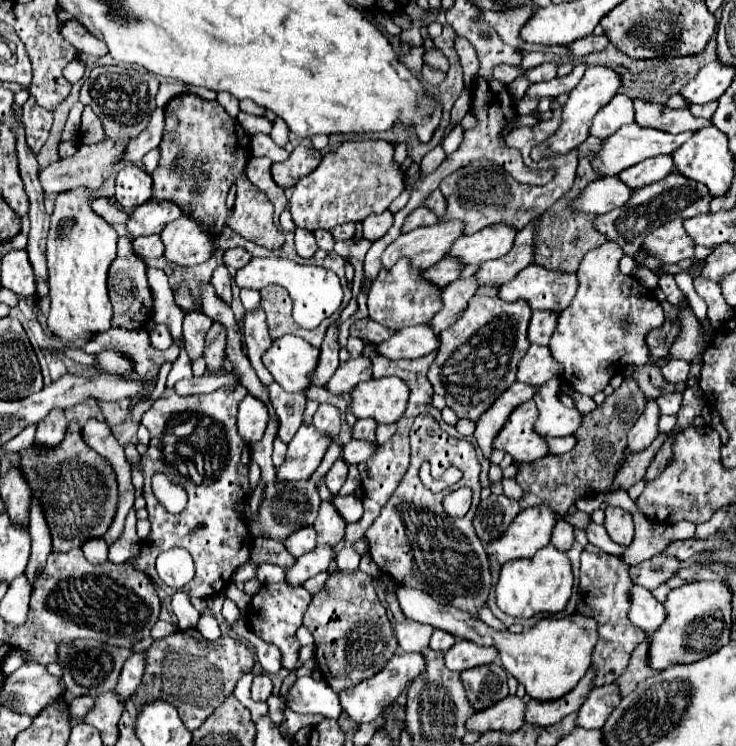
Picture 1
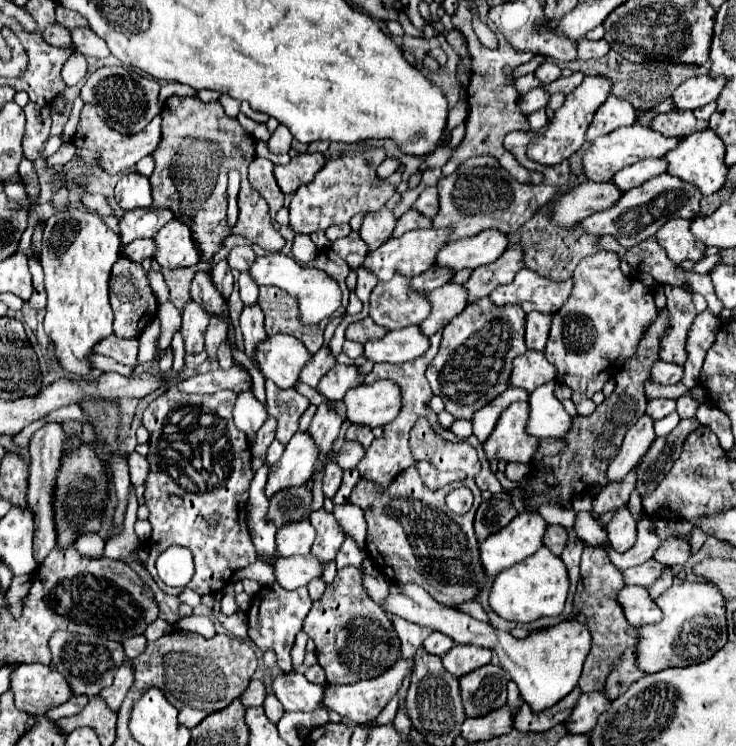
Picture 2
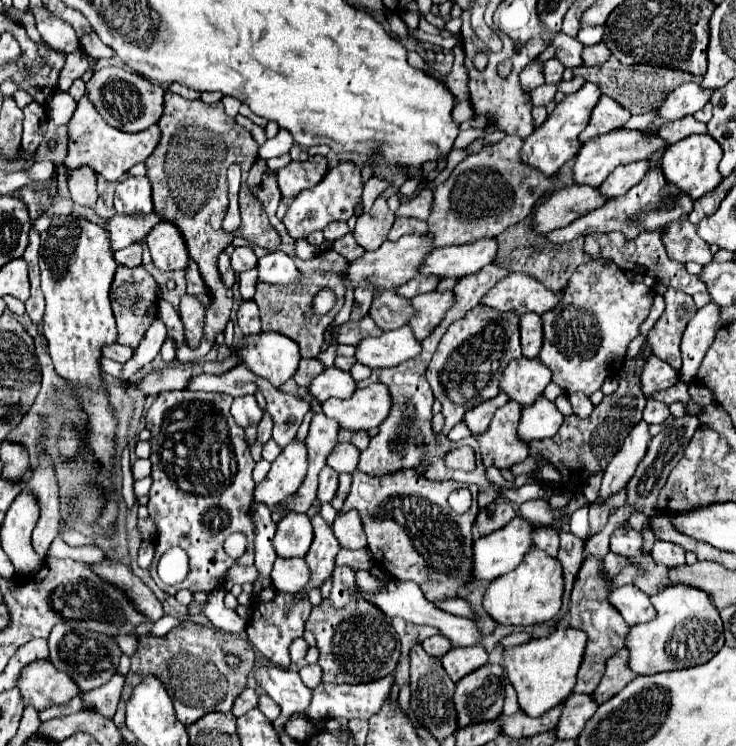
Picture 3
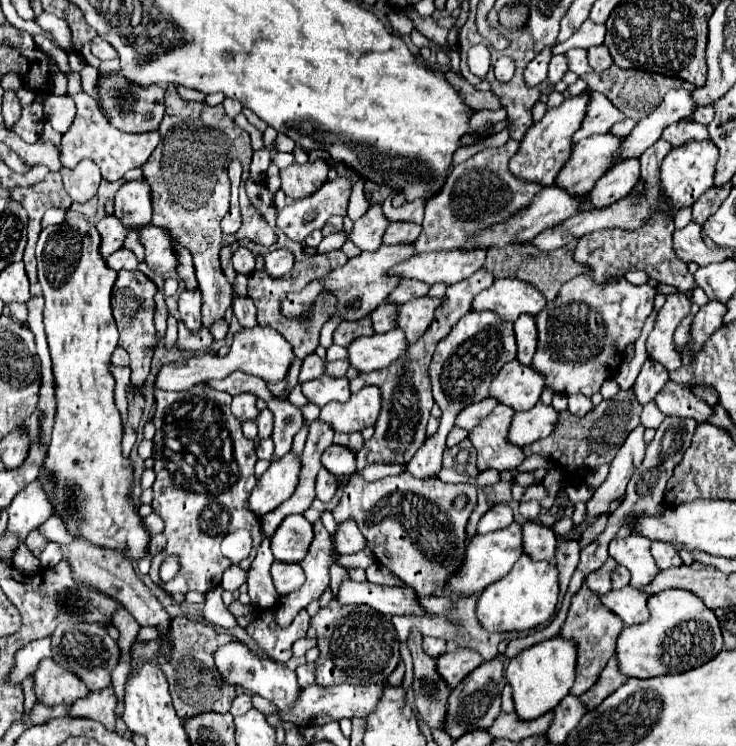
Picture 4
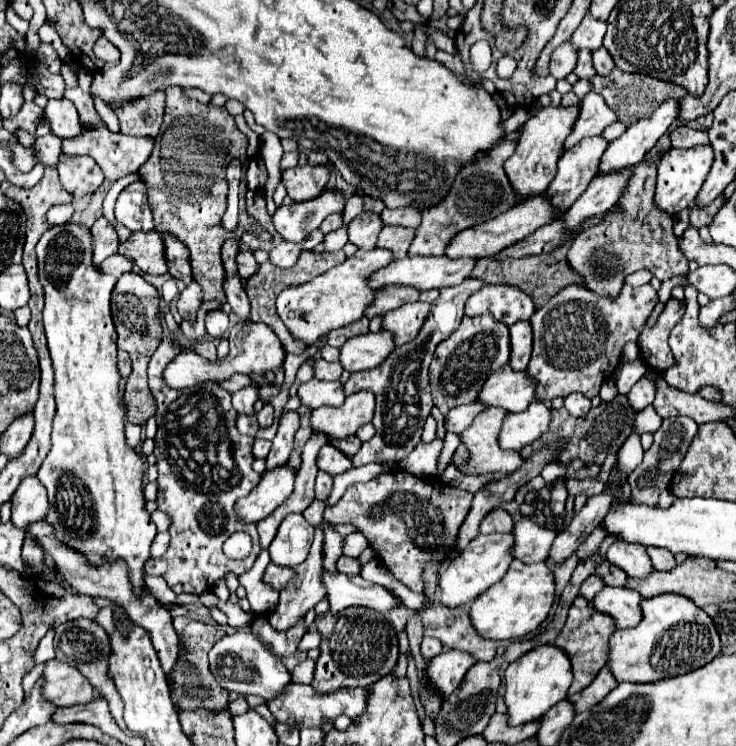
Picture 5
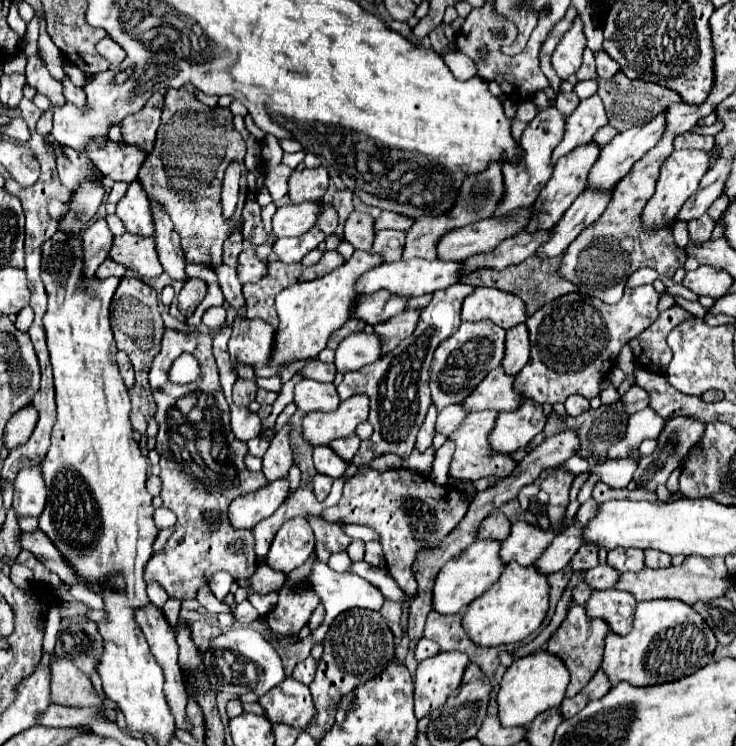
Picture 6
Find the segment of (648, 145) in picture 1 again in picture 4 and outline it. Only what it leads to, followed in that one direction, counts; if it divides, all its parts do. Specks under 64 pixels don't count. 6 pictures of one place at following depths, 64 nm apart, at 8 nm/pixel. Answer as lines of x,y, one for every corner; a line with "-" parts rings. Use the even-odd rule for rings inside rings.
604,134
590,136
574,144
570,158
556,178
556,186
572,196
586,194
586,190
594,186
594,178
598,178
598,174
604,174
608,166
614,164
610,162
610,154
618,150
618,142
622,142
618,136

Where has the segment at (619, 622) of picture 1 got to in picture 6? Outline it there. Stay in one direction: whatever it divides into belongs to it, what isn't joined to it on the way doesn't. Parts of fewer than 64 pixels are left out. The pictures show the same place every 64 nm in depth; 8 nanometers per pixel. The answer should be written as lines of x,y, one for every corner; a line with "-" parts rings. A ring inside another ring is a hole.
572,606
568,610
564,622
560,624
560,628
552,634
552,638
544,646
544,650
554,654
556,658
560,658
570,672
570,684
568,684
568,690
566,690
568,698
576,696
586,686
586,682
596,674
596,670
600,668
602,640
608,632
610,632
610,628
600,618
586,618
586,612
584,612
582,606

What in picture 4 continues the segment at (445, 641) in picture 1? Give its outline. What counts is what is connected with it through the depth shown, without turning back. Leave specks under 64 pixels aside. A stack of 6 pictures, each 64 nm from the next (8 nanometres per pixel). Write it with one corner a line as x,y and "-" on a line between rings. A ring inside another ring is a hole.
424,638
424,652
432,658
438,658
442,652
446,652
448,646
444,640
440,638

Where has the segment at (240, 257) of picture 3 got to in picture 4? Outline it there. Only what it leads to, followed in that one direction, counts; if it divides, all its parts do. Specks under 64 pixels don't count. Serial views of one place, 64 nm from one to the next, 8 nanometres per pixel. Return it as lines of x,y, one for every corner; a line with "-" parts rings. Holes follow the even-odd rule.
238,248
232,256
232,264
238,274
248,276
254,272
254,254
248,248

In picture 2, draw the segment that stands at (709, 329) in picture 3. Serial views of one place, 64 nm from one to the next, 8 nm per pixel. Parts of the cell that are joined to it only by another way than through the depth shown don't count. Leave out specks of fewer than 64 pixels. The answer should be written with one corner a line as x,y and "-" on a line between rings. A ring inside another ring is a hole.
706,308
704,312
700,312
696,316
696,322
688,330
688,342
686,342
688,360
684,364
684,376
682,376
682,382
688,388
696,386
696,380
698,380
698,374
700,374
700,368
702,368
704,356
706,356
708,348
714,344
716,328
718,328
718,320

